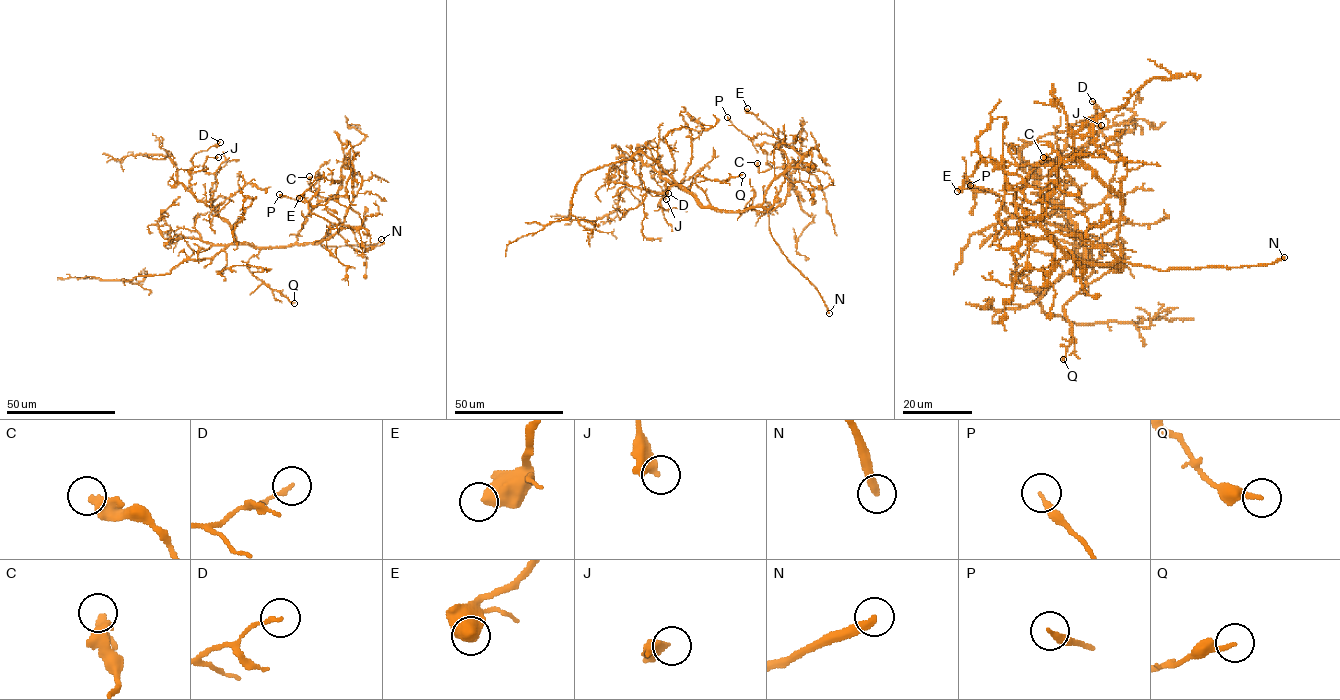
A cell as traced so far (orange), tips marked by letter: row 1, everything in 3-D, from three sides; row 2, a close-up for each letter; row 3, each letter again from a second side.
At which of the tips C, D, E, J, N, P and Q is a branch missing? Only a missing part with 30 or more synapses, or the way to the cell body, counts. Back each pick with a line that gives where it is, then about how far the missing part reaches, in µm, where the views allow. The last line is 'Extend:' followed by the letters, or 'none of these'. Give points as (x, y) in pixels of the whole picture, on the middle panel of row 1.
N: Place: (829, 313). Missing length about 4 µm
Extend: N

